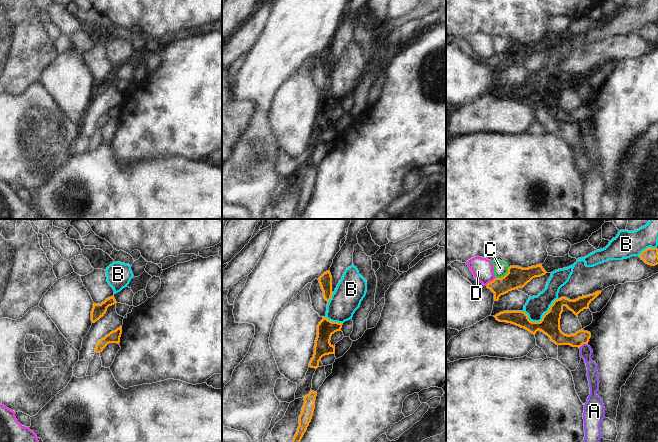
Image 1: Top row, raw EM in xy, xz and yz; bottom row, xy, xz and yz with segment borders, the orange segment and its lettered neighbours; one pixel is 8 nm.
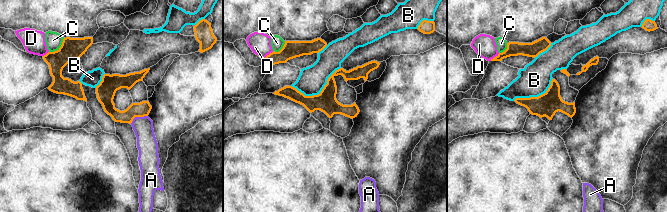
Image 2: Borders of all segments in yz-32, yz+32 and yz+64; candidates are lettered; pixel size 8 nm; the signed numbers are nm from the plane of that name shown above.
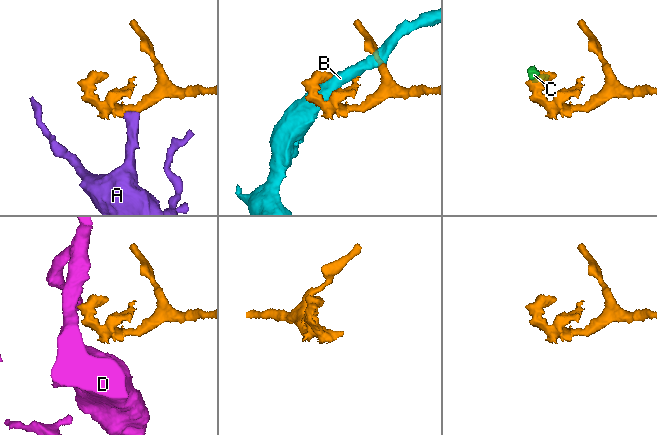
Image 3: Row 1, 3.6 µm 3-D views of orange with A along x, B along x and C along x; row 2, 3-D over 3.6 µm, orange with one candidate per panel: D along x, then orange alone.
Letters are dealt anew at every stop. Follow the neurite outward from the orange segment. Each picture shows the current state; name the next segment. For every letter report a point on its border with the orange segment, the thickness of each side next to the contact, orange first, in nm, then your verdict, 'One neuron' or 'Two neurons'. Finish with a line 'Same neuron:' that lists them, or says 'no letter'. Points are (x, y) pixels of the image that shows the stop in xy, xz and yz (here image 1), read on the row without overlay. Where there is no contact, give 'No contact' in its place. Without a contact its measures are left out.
A: Touches orange at yz (583, 119). Thickness 120 nm (orange) against 100 nm. Two neurons
B: Touches orange at yz (542, 95). Thickness 160 nm (orange) against 170 nm. Two neurons
C: Touches orange at yz (505, 51). Thickness 180 nm (orange) against 110 nm. Two neurons
D: Touches orange at yz (491, 57). Thickness 180 nm (orange) against 170 nm. Two neurons
Same neuron: no letter.

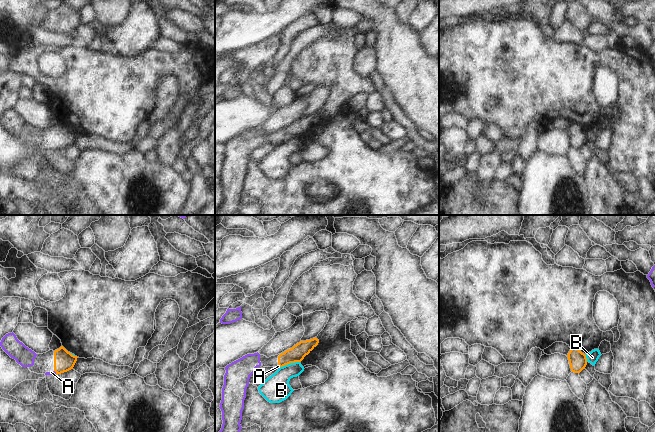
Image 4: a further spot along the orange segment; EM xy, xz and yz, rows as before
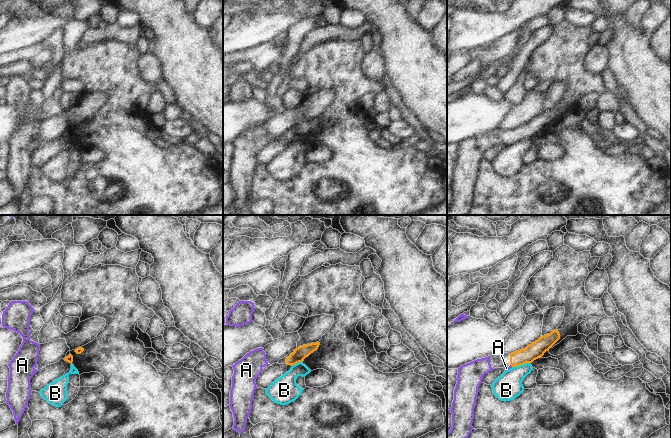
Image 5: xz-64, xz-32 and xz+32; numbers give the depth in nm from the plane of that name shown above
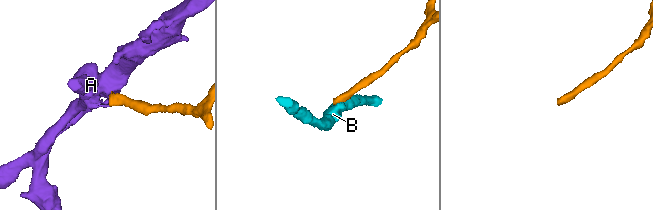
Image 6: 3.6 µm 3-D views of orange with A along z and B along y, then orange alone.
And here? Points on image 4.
A: Touches orange at xy (55, 147). Thickness 160 nm (orange) against 30 nm. One neuron
B: Touches orange at xz (289, 139). Thickness 130 nm (orange) against 220 nm. Two neurons
Same neuron: A.

